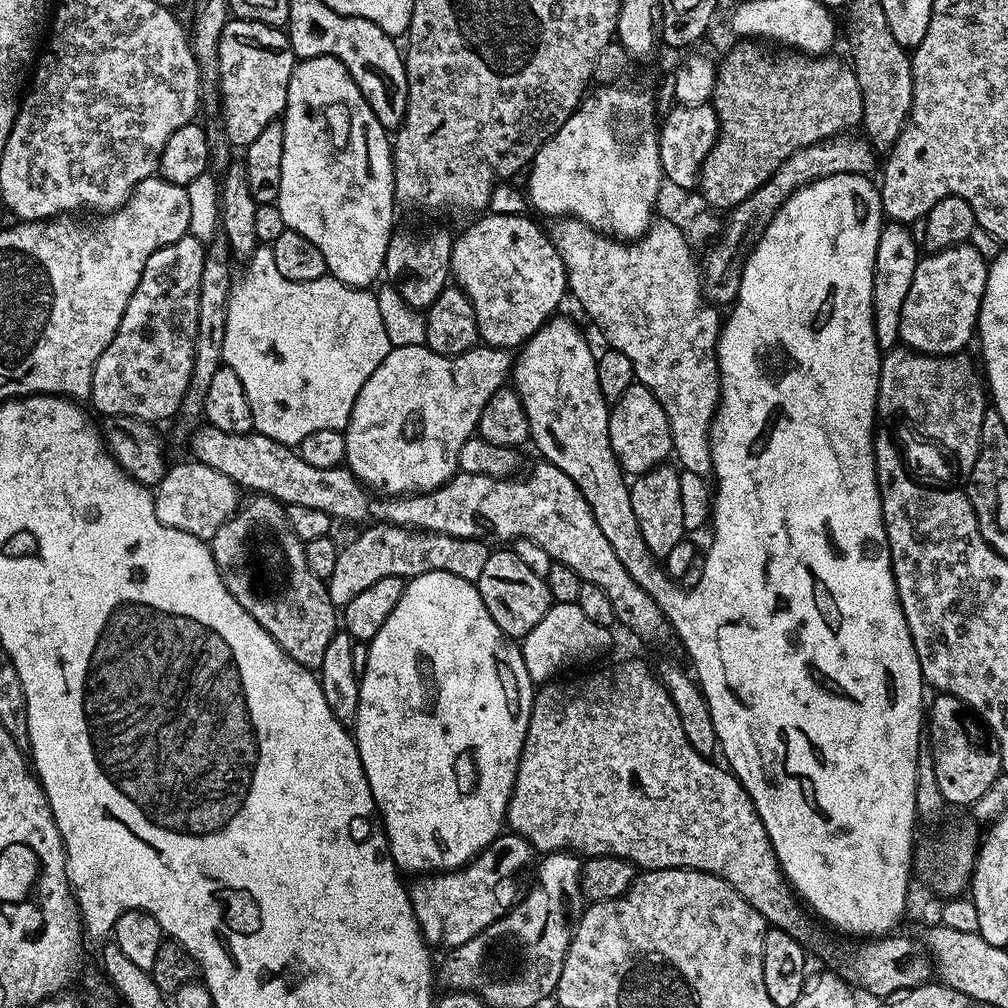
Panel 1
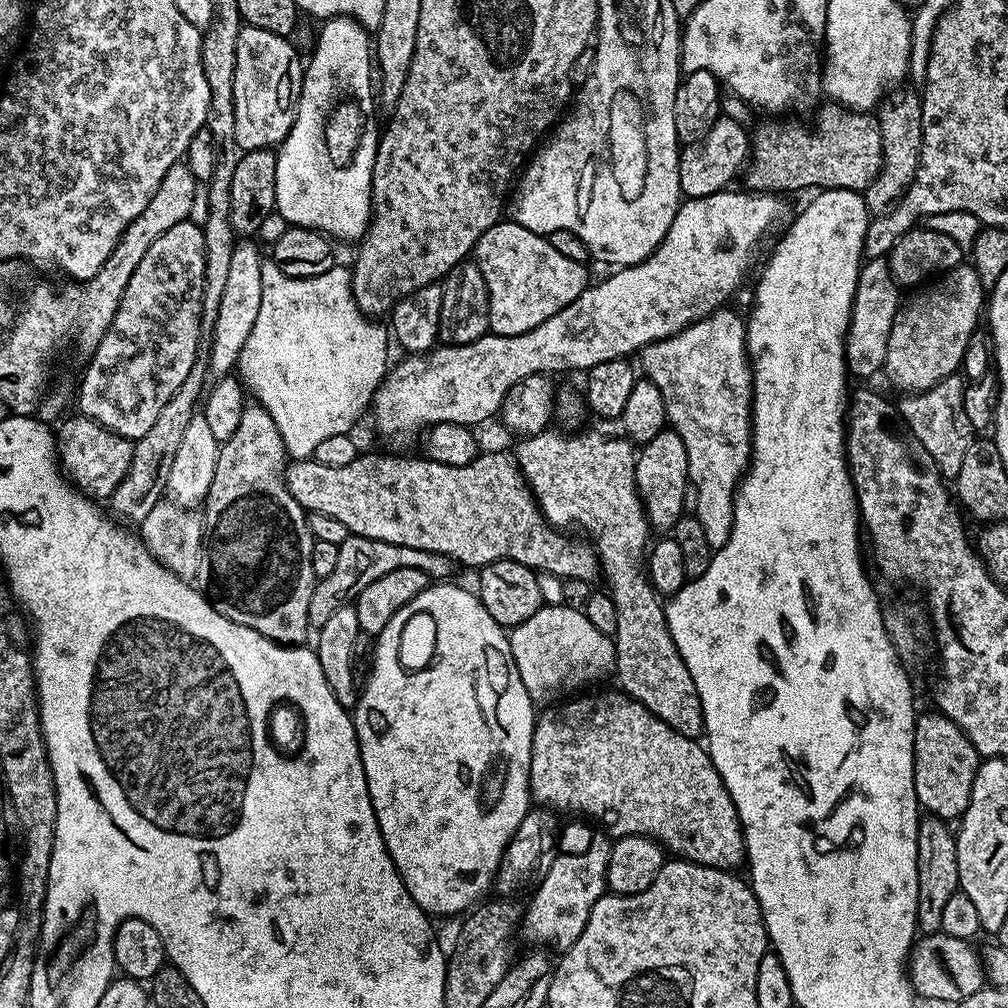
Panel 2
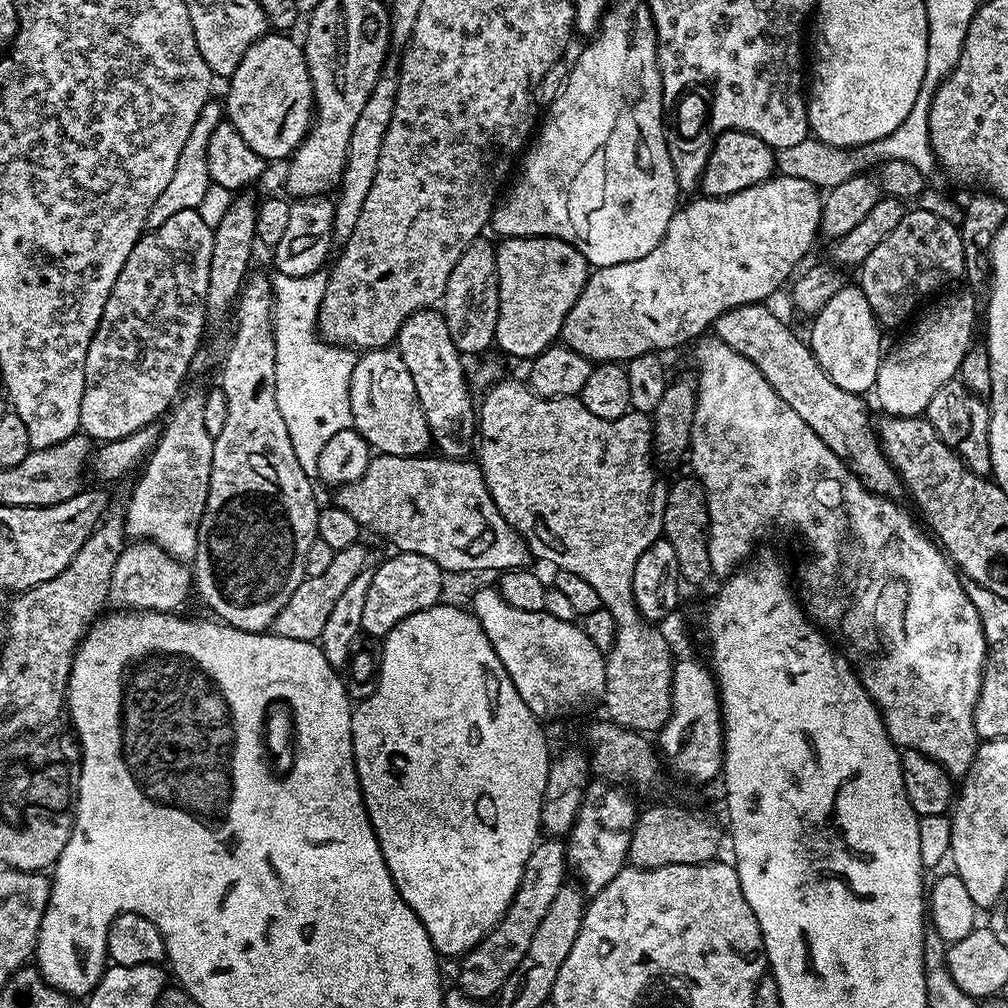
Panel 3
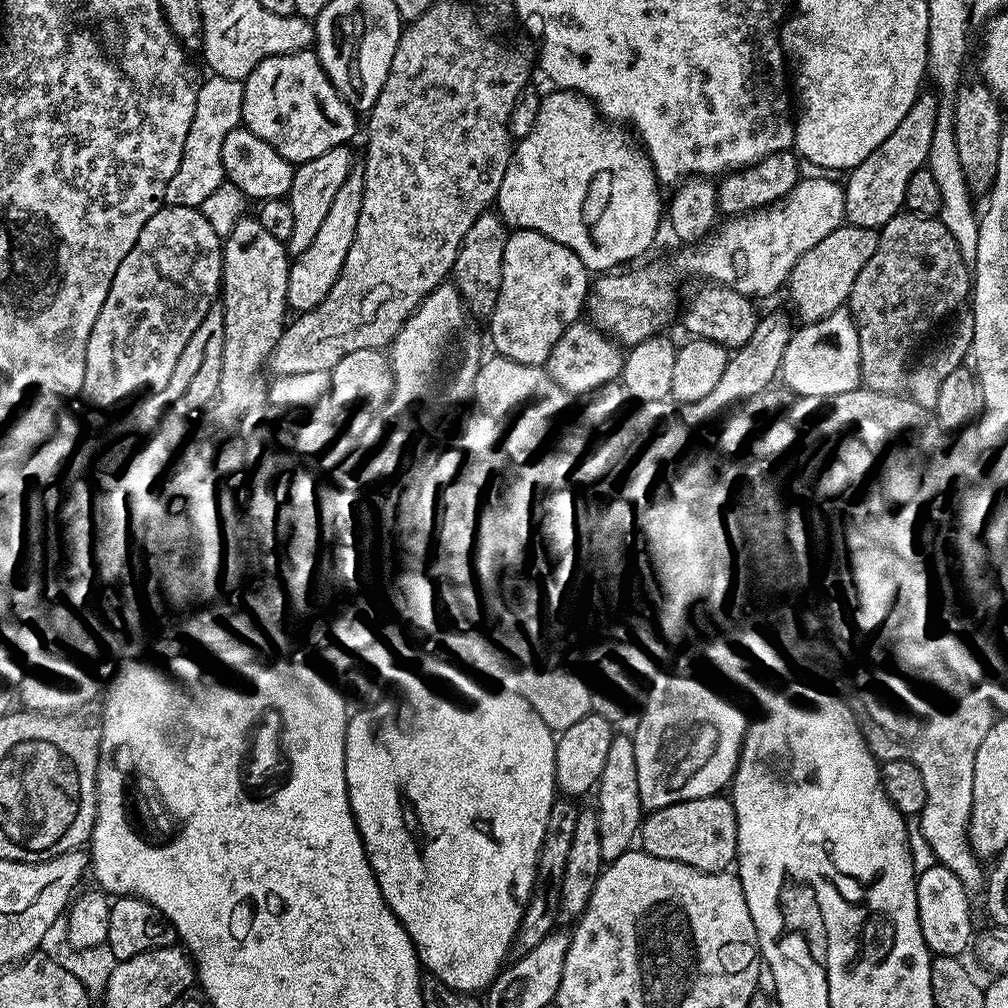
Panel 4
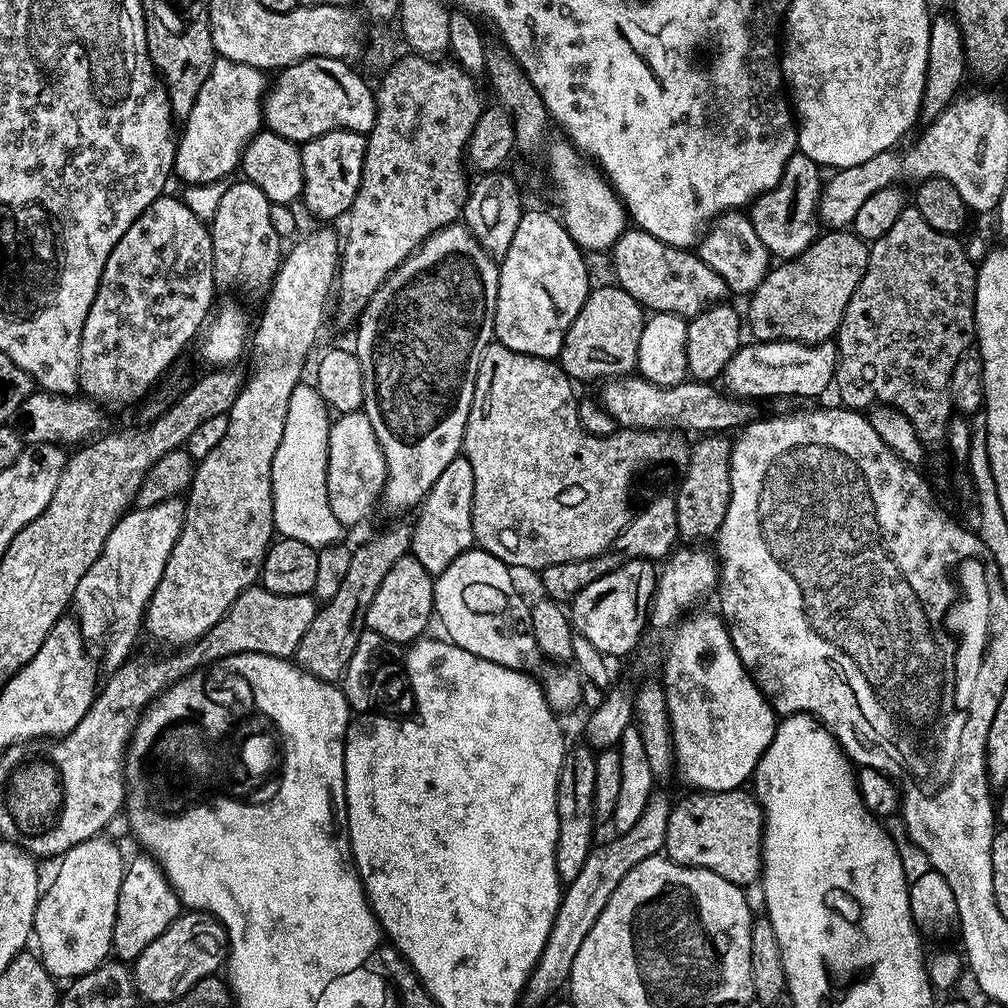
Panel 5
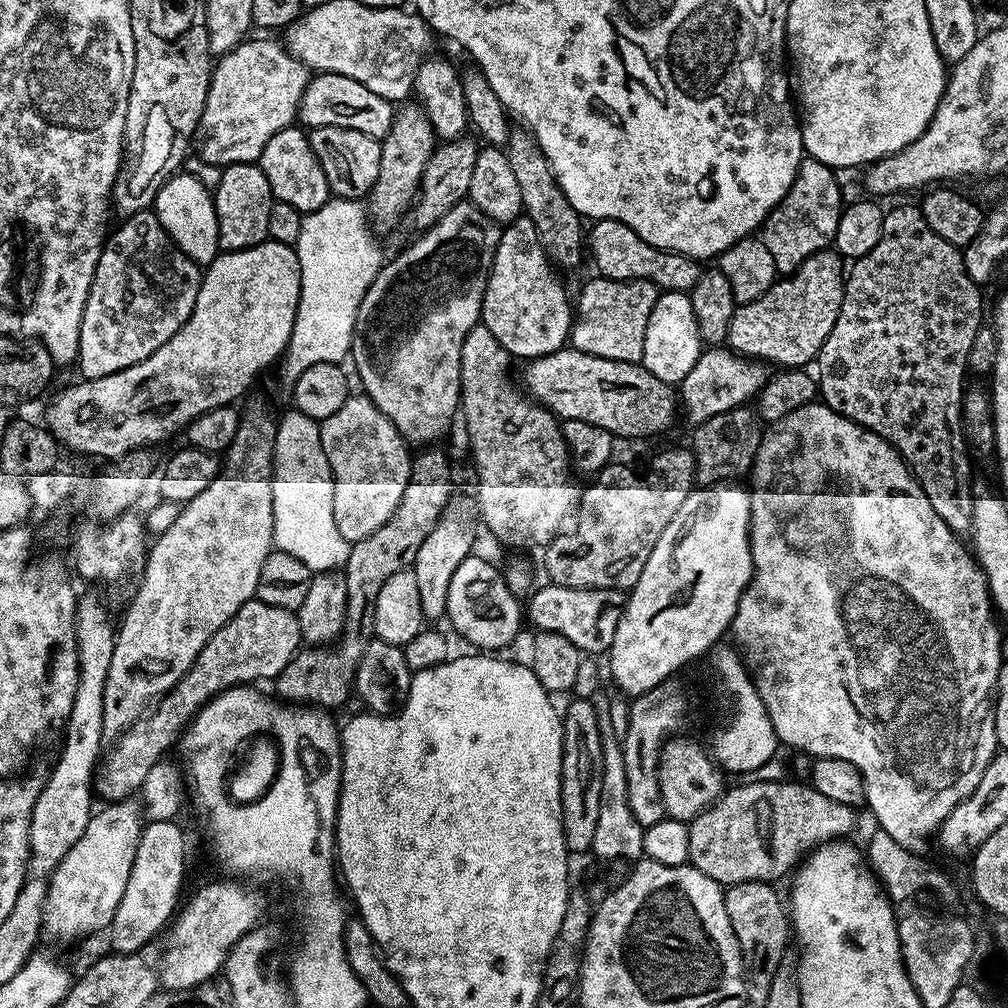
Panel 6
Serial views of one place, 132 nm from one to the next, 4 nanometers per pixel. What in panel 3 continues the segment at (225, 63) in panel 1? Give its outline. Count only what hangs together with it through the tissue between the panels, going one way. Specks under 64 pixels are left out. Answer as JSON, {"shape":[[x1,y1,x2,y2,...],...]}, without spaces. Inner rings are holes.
{"shape":[[265,34,242,54,227,84,227,123,238,130,246,146,265,162,287,161,308,135,314,119,312,83,303,47,297,41,295,44,288,34]]}

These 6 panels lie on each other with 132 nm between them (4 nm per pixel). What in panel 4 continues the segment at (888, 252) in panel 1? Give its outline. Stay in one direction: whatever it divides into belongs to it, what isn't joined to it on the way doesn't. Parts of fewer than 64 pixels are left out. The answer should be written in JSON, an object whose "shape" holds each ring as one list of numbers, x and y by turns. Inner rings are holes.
{"shape":[[851,311,831,312,821,320,801,323,786,346,779,379,797,396,833,396,861,387,858,330]]}

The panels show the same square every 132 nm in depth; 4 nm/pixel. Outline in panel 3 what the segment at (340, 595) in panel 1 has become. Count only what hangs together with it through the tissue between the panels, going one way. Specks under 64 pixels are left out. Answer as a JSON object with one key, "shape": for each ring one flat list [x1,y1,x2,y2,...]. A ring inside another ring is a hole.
{"shape":[[357,542,338,550,334,554,334,562,322,574,305,576,304,581,294,590,294,595,290,597,290,602,282,606,282,610,274,618,271,631,282,638,294,638,298,642,307,640,319,641,322,634,322,626,326,626,326,617,330,615,330,609,334,602,338,602,338,597,344,593,346,586,354,582,358,573,365,571,363,543]]}

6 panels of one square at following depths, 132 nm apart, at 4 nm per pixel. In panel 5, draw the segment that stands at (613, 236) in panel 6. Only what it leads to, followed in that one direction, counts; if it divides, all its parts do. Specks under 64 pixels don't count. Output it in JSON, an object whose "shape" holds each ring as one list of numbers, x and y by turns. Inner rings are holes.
{"shape":[[625,227,624,233,612,245,610,255,615,283,652,312,676,312,691,318,729,299,726,282,722,282,695,251,670,246,638,227]]}

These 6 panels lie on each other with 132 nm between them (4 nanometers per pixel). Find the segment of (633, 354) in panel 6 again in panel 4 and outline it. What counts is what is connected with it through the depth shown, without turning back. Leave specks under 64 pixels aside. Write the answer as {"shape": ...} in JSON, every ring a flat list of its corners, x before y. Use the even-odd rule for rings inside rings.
{"shape":[[584,323,571,324,564,331,562,338,558,338,558,342,550,350,546,365,554,382,573,394,593,392,598,386,602,386,602,382,617,379,624,371,625,349,609,333,591,323]]}

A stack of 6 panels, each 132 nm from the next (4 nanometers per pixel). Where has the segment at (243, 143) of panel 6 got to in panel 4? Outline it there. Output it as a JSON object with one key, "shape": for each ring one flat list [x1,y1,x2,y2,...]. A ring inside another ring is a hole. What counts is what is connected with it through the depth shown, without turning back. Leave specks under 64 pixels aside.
{"shape":[[215,74,198,87,198,98,194,102,194,122,190,122,190,134,186,134,186,146,182,146,182,162,174,170,174,178,166,186,164,204,200,208,206,198,225,182,222,166,222,142,230,130,241,127,242,94,244,82,222,78]]}

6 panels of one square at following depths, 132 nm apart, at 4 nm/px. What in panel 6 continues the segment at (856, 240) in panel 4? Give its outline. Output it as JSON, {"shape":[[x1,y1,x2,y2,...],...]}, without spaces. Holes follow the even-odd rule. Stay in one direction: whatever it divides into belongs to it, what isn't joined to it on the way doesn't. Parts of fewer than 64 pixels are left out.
{"shape":[[825,250,806,258,796,272,777,279,766,294,737,307,730,318,727,347,739,356,780,364,781,369,803,369,819,357,834,322,838,322,845,279,846,264,839,252]]}

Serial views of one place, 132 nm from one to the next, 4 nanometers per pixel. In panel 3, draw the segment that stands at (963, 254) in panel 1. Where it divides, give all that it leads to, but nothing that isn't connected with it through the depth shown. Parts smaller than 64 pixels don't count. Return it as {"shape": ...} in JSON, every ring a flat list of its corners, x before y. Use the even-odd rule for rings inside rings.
{"shape":[[963,291,941,295,941,300,913,326,912,333,902,337,892,352,883,353,874,397,887,415,918,416,927,413,930,398,934,398,946,382,957,379,962,358,966,358,966,350,974,343,972,331,976,328,978,311,976,297,971,291]]}

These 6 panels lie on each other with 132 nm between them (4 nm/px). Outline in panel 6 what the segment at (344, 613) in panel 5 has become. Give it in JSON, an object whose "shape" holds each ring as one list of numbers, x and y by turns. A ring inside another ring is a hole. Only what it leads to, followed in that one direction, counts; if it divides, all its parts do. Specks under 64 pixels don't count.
{"shape":[[440,446,425,447,423,450,417,451,420,453,415,453,412,456,412,473,408,479,406,490,402,490,402,498,398,502,394,514,390,514,390,518,386,518,386,522,382,522,382,526,378,526,378,530,374,530,374,534,352,544,348,560,342,569,348,587,348,597,346,598,344,629,340,631,338,639,331,646,301,647,292,660,286,662,284,669,274,677,277,697,296,706,305,704,319,706,325,710,336,710,339,704,347,702,348,695,350,697,353,695,356,667,362,658,362,650,366,650,366,646,374,638,372,627,374,626,374,606,378,602,378,590,382,590,382,585,386,583,386,578,390,578,390,574,398,574,411,569,419,547,422,546,422,542,426,542,426,534,430,534,430,530,434,528,438,518,443,514,444,507,454,495,452,464,448,461,447,454,436,447]]}

